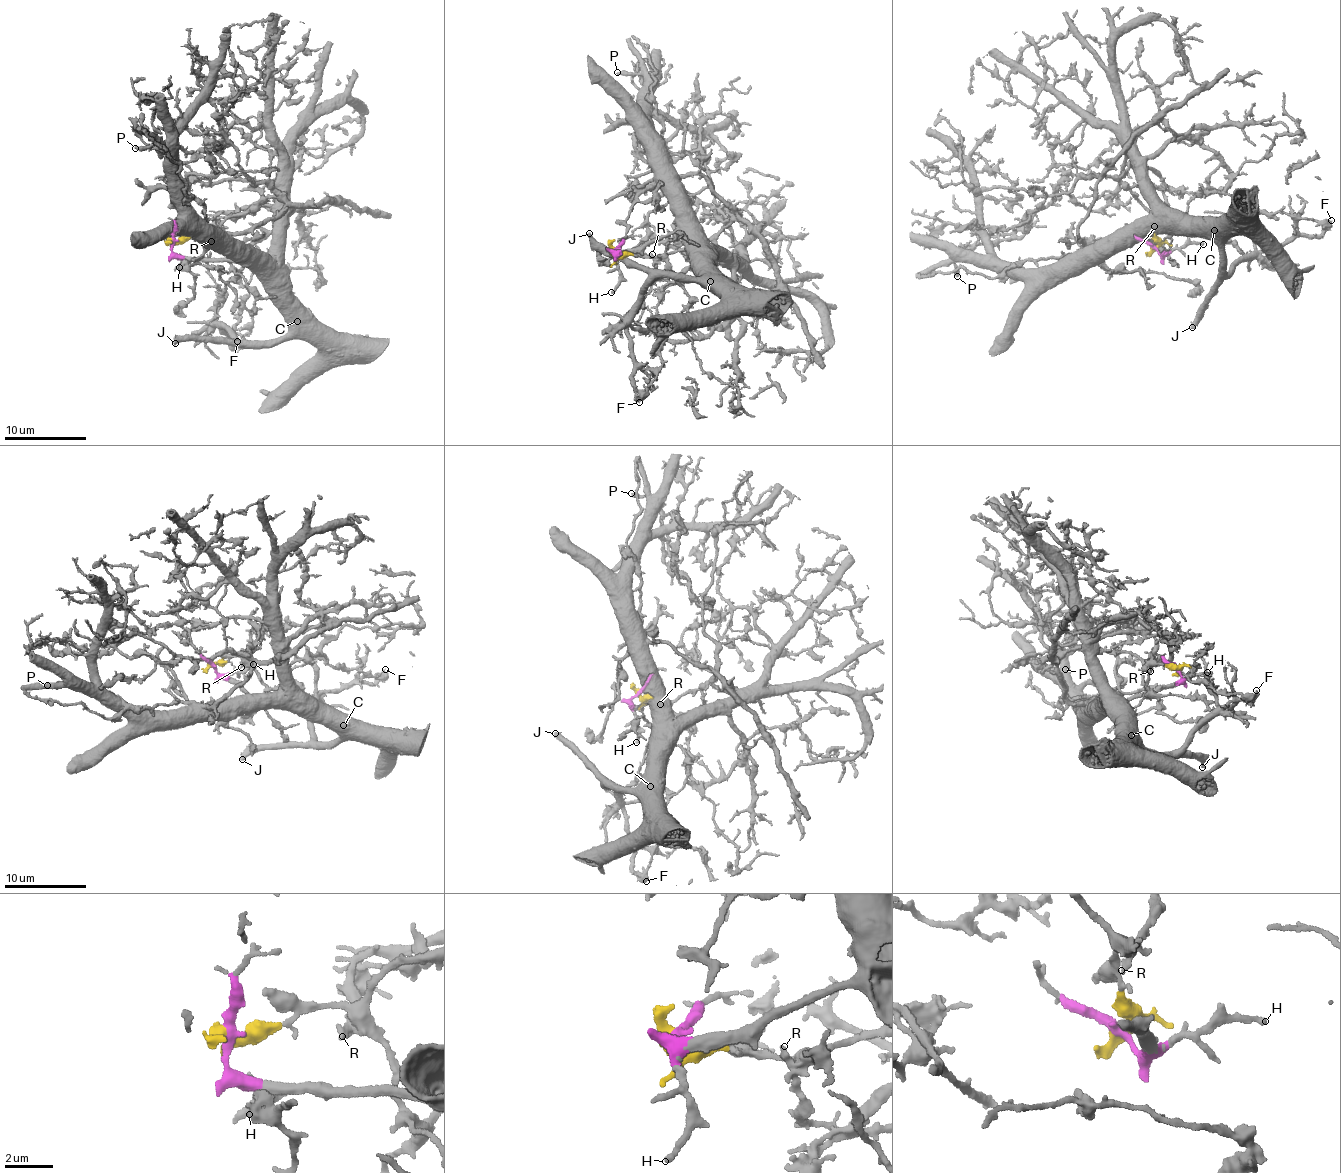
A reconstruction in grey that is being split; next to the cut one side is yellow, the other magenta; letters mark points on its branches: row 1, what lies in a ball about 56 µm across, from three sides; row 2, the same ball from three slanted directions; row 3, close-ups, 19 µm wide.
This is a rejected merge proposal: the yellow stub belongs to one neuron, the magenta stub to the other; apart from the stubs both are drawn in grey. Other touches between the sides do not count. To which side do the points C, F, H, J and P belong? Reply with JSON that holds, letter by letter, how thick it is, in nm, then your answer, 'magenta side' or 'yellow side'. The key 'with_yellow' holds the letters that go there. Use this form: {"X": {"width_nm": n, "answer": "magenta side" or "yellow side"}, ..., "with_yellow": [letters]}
{"C": {"width_nm": 160, "answer": "magenta side"}, "F": {"width_nm": 240, "answer": "yellow side"}, "H": {"width_nm": 240, "answer": "magenta side"}, "J": {"width_nm": 440, "answer": "magenta side"}, "P": {"width_nm": 360, "answer": "magenta side"}, "with_yellow": ["F"]}

